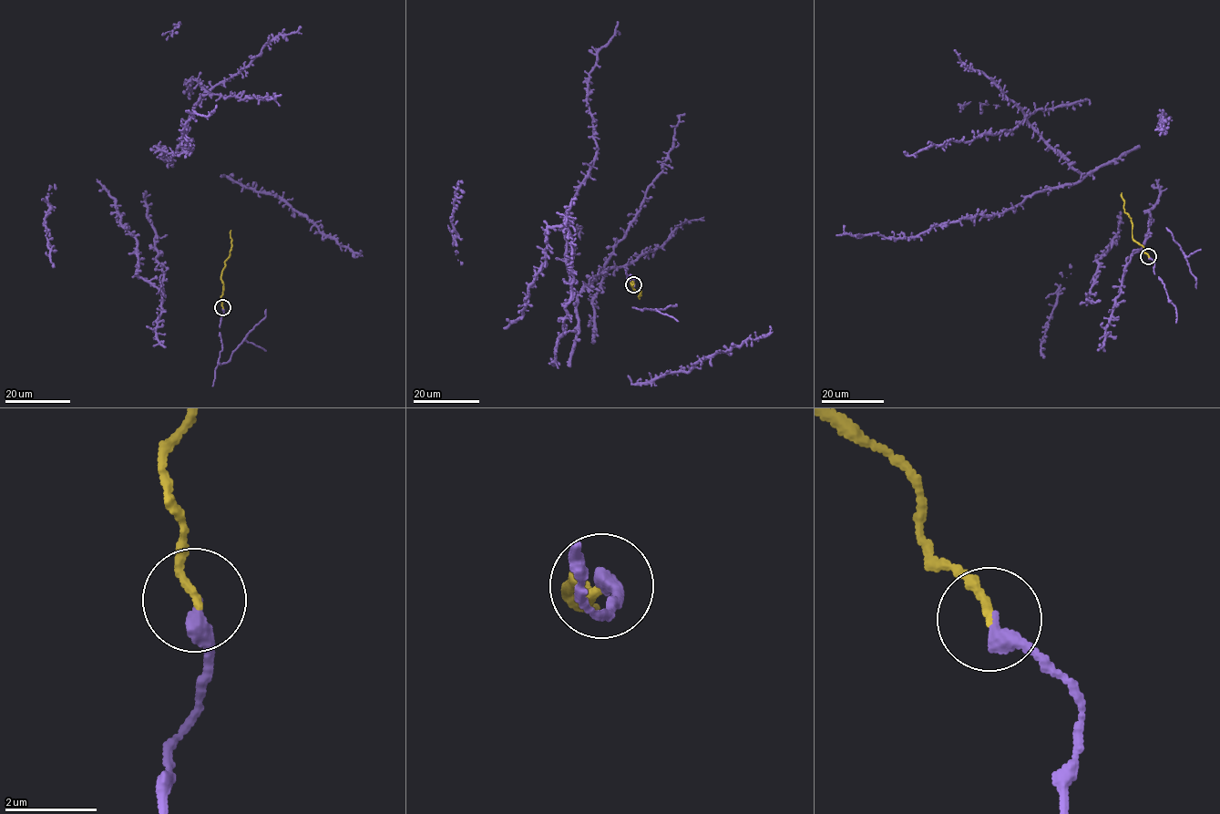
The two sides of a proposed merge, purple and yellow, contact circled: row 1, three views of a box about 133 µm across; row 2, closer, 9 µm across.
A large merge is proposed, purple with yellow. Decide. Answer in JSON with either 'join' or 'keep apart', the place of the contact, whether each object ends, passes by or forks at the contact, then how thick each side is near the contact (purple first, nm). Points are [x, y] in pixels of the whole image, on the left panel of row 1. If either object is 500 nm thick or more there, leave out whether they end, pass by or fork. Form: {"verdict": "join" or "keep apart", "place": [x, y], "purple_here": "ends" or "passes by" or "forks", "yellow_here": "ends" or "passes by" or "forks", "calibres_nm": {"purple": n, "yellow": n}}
{"verdict": "join", "place": [222, 307], "purple_here": "ends", "yellow_here": "ends", "calibres_nm": {"purple": 320, "yellow": 160}}

